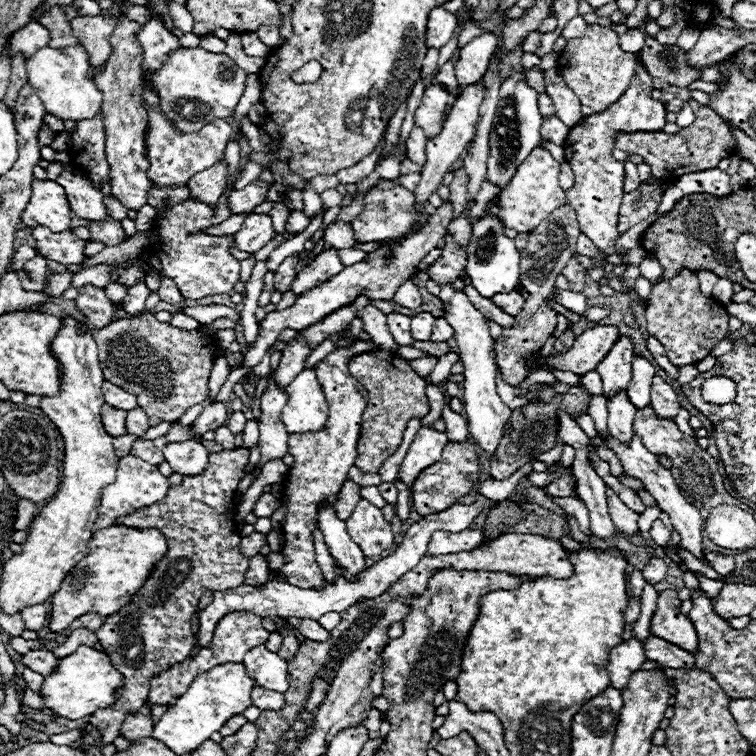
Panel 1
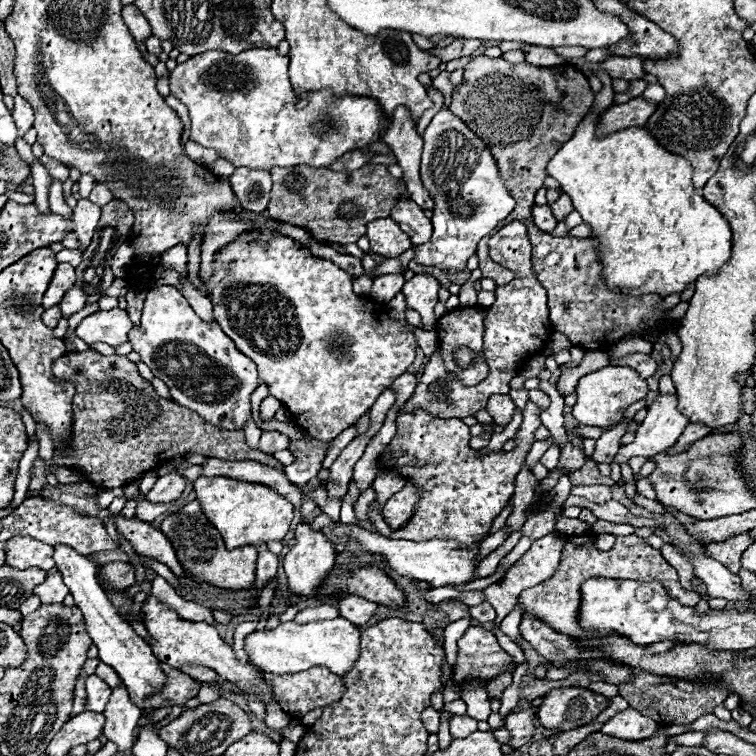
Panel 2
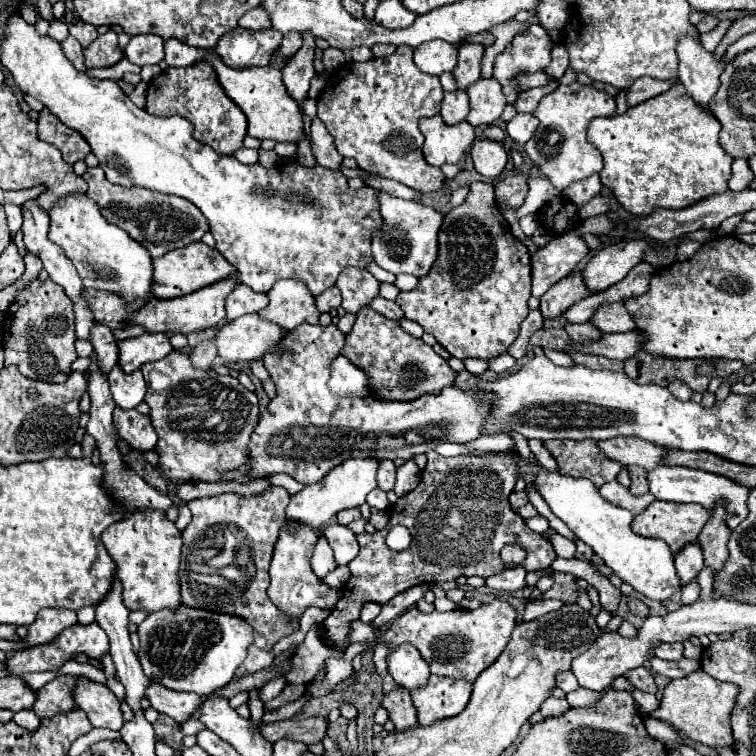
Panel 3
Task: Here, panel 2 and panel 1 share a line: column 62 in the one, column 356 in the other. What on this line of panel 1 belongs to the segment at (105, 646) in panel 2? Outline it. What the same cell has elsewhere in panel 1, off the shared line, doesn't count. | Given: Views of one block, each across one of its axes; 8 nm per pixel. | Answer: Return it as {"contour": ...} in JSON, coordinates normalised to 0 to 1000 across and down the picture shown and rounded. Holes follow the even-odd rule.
{"contour":[[[429,669],[426,677],[421,680],[421,698],[429,706],[429,717],[434,722],[437,735],[442,738],[444,749],[452,751],[452,762],[460,770],[468,770],[474,759],[484,751],[481,746],[484,735],[479,733],[476,722],[466,717],[455,690],[447,688],[439,669]]]}

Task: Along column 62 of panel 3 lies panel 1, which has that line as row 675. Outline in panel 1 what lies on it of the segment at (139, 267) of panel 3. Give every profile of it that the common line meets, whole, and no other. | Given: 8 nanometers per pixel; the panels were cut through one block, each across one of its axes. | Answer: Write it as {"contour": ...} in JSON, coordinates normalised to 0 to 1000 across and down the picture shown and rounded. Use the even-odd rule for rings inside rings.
{"contour":[[[320,876],[294,878],[259,894],[249,913],[233,926],[233,931],[222,937],[217,947],[204,958],[201,976],[217,981],[233,997],[254,995],[270,979],[275,979],[280,968],[288,968],[299,958],[299,952],[304,952],[312,944],[320,944],[328,934],[333,934],[331,915],[336,907],[341,905],[336,897],[328,894],[325,881]]]}

